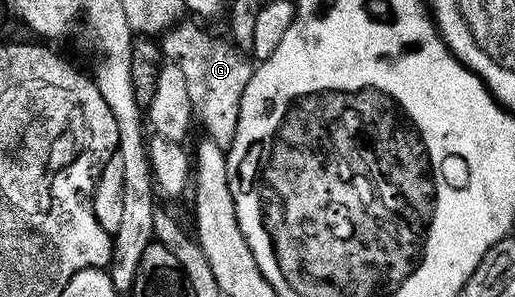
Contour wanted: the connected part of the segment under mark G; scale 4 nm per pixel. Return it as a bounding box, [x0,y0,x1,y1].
[160,18,254,150]

